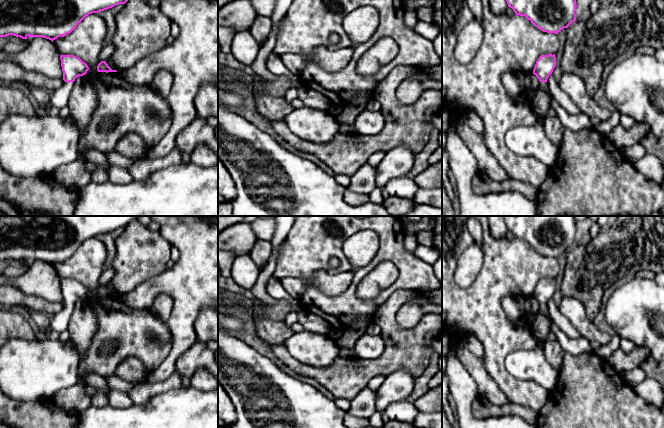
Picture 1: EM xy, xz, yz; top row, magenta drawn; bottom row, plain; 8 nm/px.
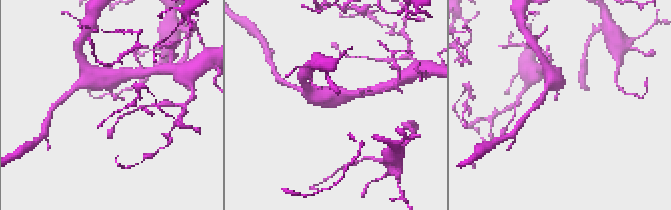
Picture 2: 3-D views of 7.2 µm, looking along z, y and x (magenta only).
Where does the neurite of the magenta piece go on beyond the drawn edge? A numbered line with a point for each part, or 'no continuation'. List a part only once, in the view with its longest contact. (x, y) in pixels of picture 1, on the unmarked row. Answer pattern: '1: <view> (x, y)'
1: xy (59, 322)

